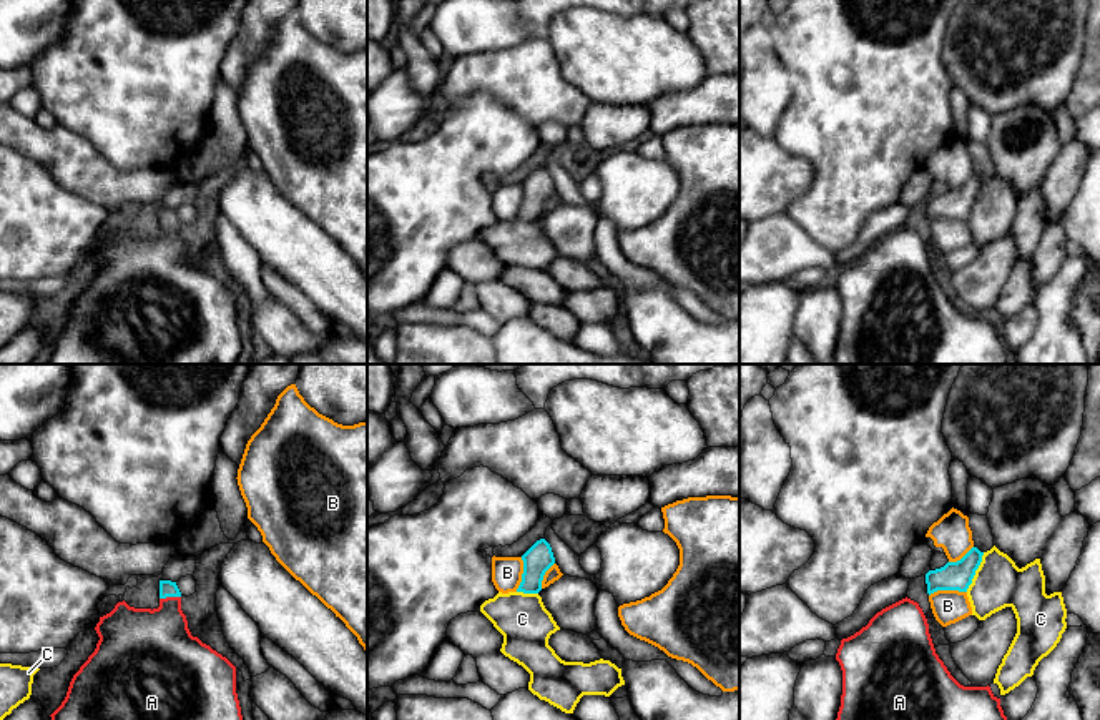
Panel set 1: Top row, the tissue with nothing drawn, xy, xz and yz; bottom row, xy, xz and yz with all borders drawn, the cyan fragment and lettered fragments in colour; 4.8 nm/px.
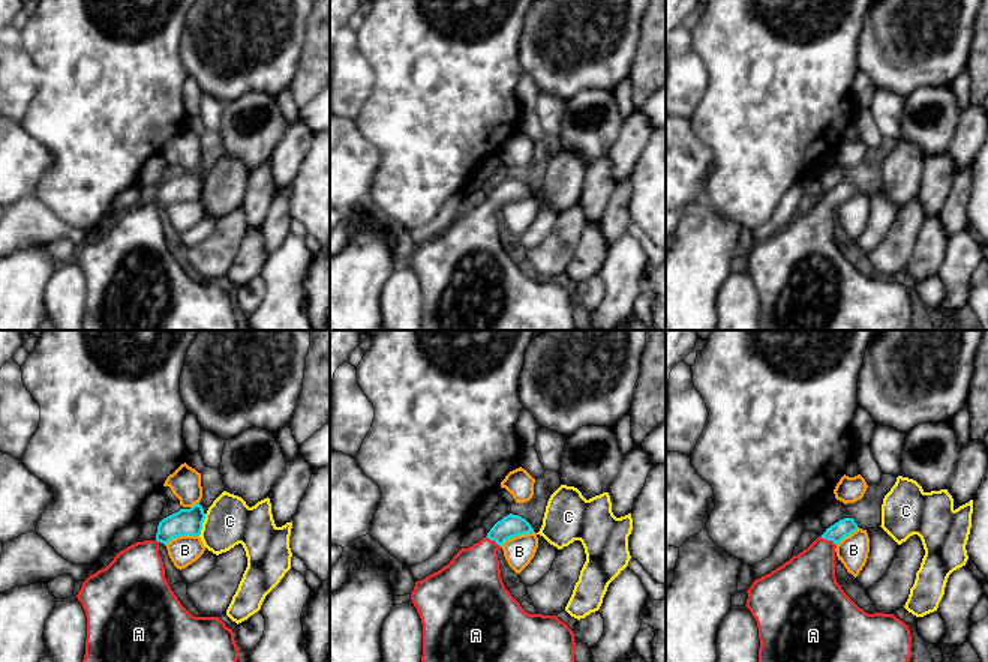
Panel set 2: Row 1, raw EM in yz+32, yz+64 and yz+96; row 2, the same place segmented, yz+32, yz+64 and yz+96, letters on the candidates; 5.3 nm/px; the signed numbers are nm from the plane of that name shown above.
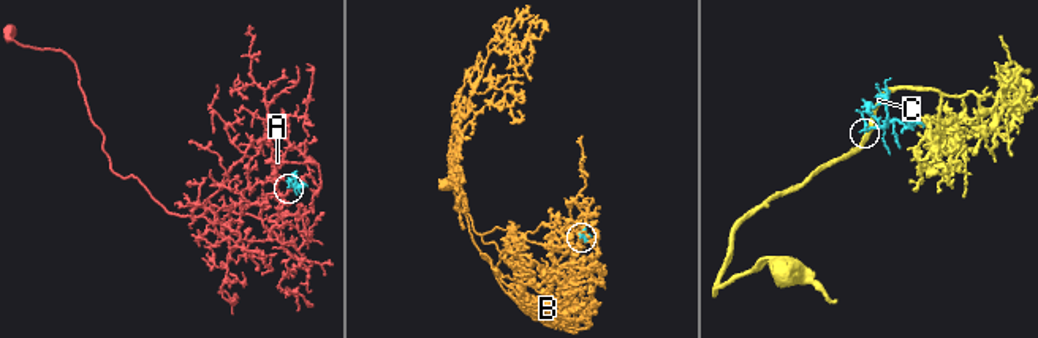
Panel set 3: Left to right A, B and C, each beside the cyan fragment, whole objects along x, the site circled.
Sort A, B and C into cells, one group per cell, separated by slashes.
A / B / C

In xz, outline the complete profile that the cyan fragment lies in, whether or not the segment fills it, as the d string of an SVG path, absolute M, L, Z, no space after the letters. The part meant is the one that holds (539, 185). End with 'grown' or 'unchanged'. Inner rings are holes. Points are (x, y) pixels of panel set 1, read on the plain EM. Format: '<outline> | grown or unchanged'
M537 168L523 183L523 201L517 219L538 221L545 200L555 191L550 171Z | unchanged

